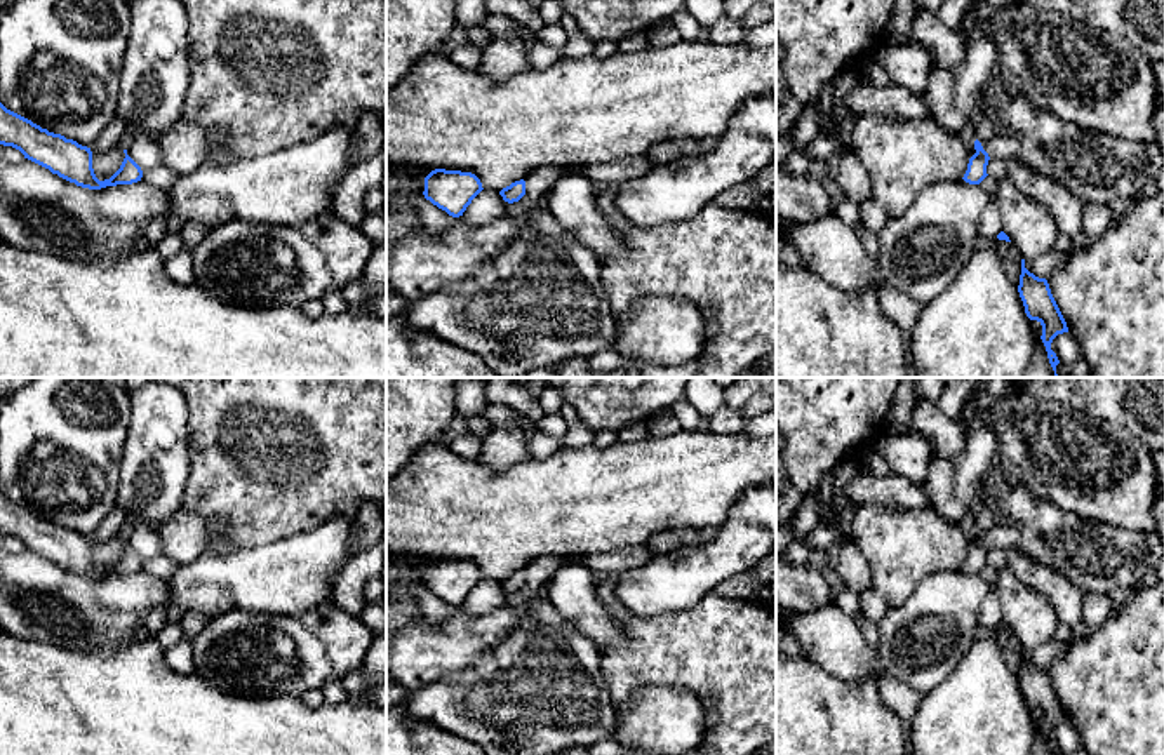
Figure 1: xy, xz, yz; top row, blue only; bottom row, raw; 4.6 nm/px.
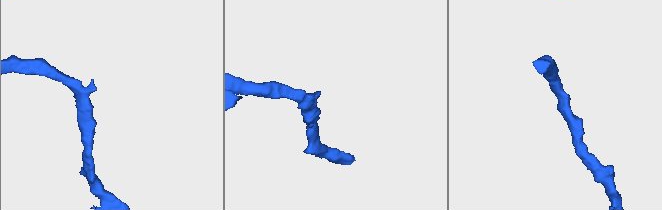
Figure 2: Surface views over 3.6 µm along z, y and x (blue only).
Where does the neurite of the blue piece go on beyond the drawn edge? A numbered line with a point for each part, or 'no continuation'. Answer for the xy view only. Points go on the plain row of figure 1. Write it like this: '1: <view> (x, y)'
no continuation

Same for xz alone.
no continuation

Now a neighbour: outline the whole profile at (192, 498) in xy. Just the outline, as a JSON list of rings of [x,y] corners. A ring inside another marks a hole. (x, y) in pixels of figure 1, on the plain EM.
[[[186,378],[181,391],[190,411],[188,445],[190,475],[183,506],[204,520],[216,515],[228,518],[230,541],[235,548],[254,548],[277,543],[320,527],[332,515],[355,517],[362,503],[372,501],[386,510],[386,378]]]

